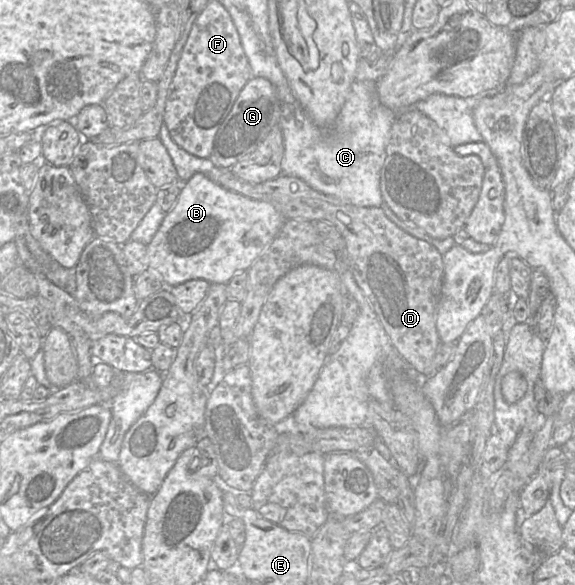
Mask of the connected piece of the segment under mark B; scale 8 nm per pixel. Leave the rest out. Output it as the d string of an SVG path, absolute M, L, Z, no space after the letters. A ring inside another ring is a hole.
M195 173L182 189L177 201L166 213L161 226L147 246L147 266L154 270L166 287L201 279L210 284L227 284L240 272L247 272L281 230L286 218L270 203L252 200L227 190L202 173Z

